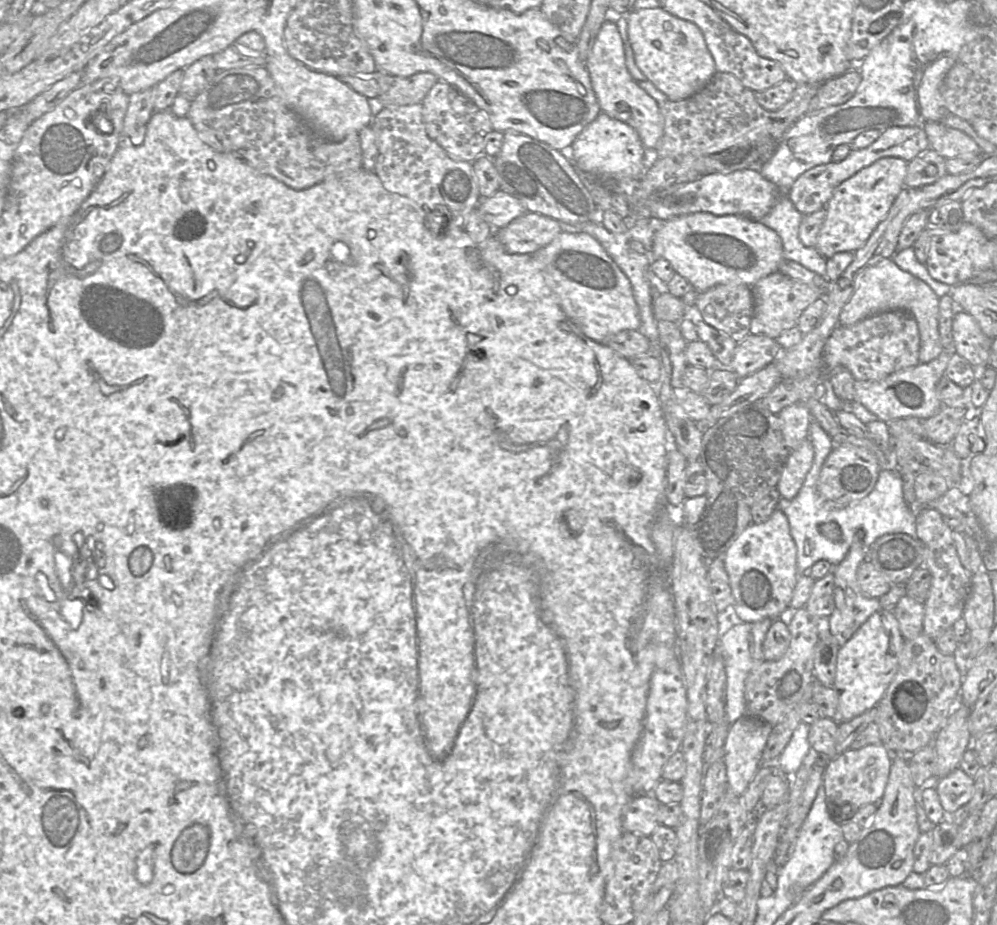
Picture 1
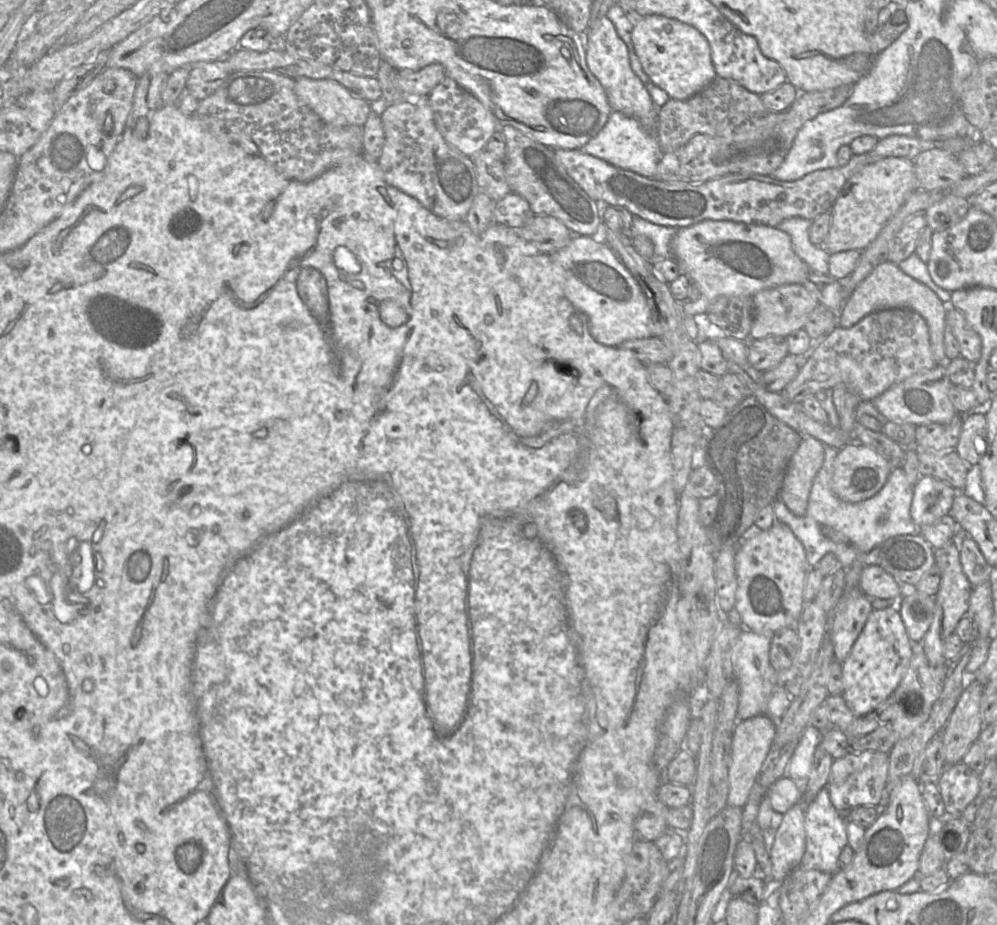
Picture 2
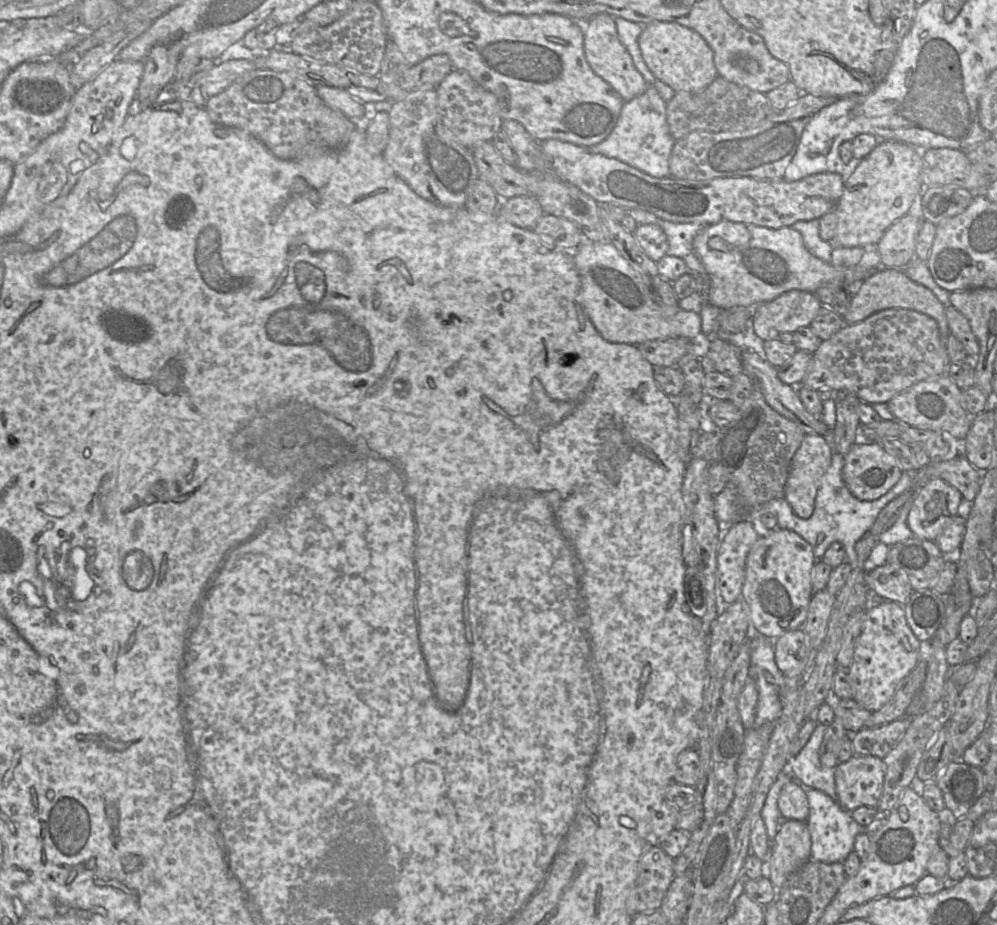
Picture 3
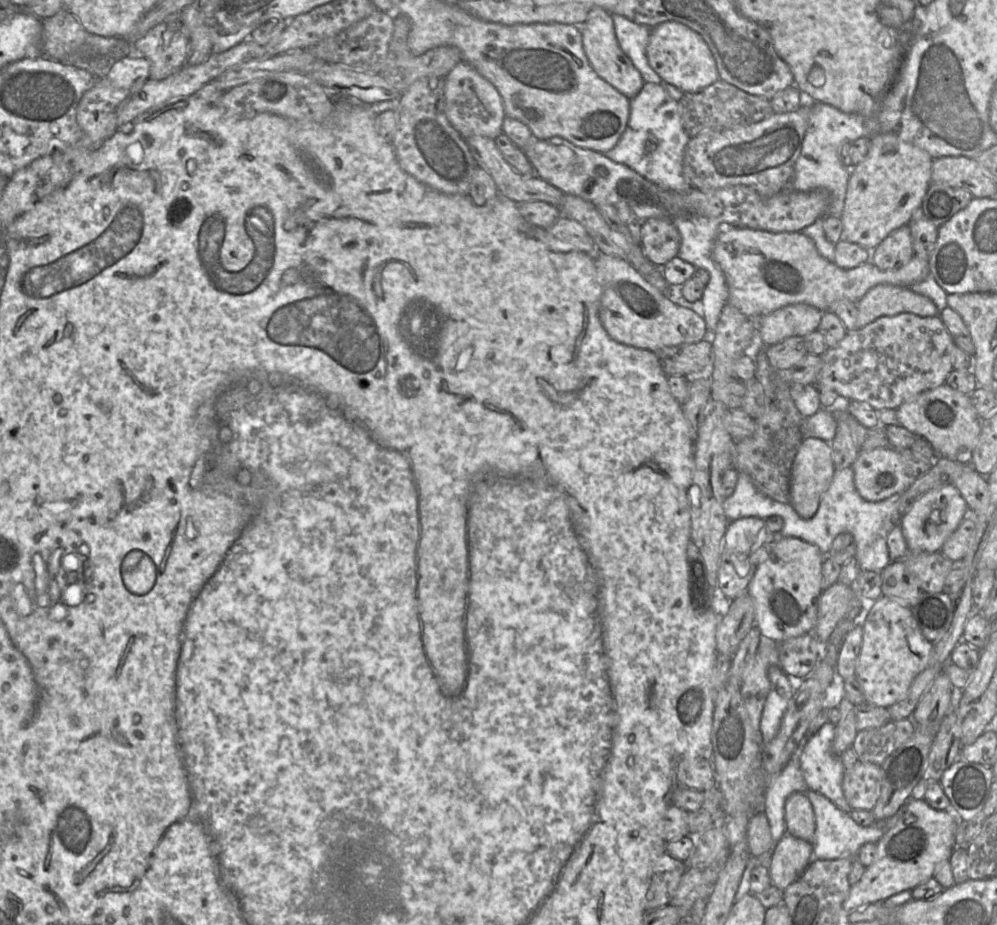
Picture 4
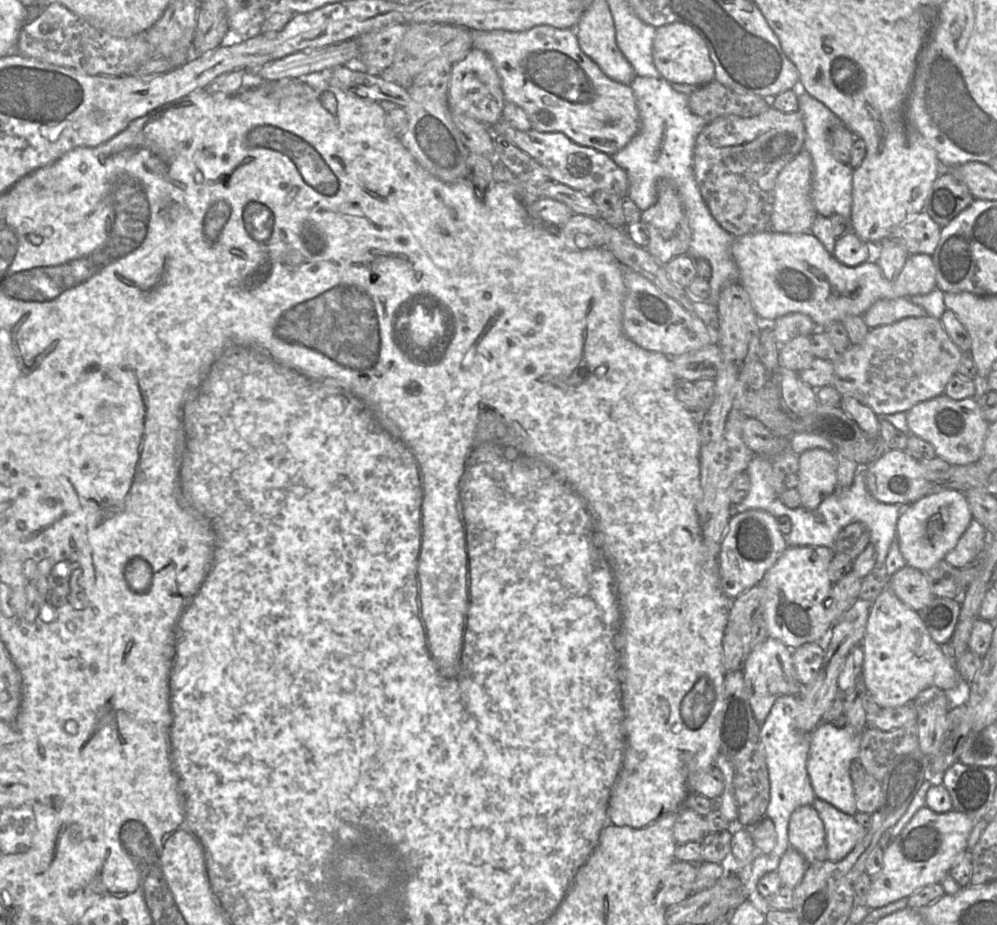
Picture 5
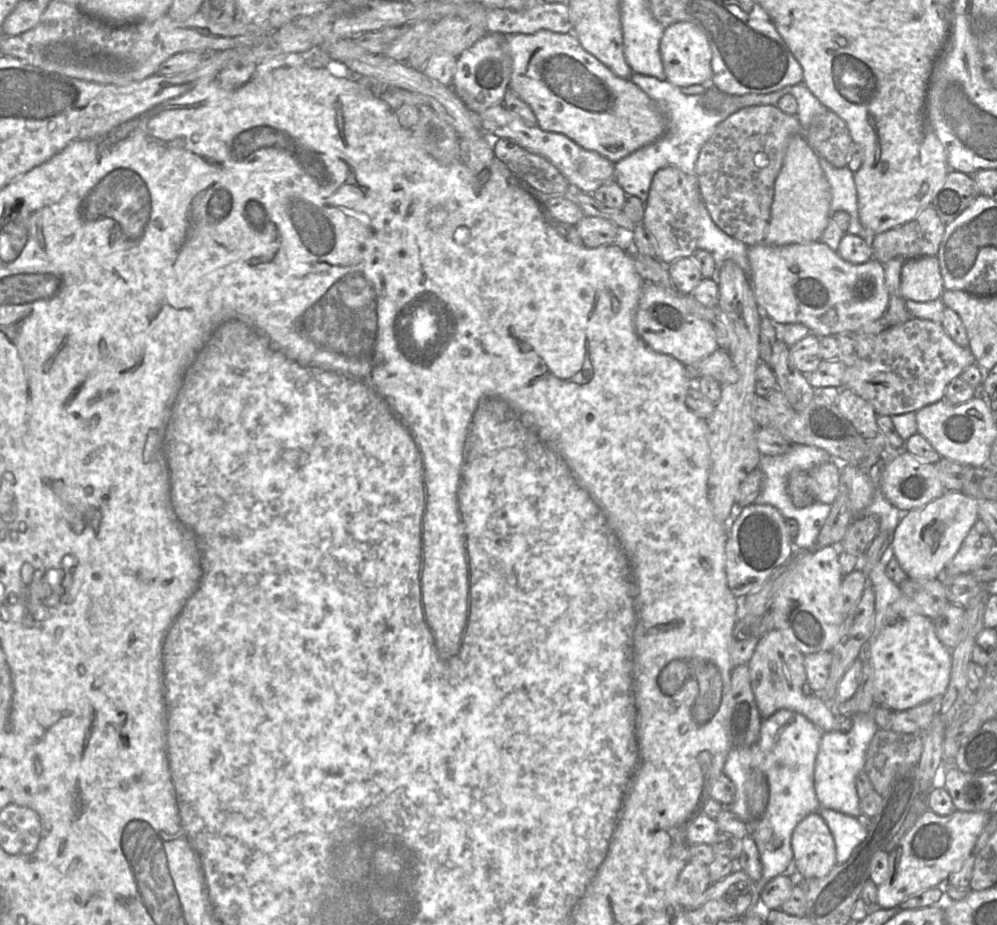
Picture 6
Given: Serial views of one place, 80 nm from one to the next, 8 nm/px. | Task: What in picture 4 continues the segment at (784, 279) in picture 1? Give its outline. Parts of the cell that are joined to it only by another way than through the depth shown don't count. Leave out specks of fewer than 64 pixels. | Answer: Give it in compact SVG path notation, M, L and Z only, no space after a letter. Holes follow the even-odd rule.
M808 304L781 307L759 318L758 331L766 346L791 336L805 336L818 329L822 312Z

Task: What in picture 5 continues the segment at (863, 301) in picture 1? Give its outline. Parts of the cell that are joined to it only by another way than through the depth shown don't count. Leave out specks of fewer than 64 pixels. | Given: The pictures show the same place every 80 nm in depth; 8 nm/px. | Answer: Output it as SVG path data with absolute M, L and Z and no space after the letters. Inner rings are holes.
M907 297L879 299L862 315L870 329L892 324L906 317L924 316L926 316L924 308L912 303Z

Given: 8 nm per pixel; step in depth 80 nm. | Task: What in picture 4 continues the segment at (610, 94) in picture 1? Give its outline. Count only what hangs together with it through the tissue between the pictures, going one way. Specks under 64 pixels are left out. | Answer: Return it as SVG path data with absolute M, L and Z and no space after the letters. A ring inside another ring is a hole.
M602 9L594 10L594 13L581 26L581 34L584 52L598 76L629 99L637 95L645 81L641 73L619 46L611 14Z

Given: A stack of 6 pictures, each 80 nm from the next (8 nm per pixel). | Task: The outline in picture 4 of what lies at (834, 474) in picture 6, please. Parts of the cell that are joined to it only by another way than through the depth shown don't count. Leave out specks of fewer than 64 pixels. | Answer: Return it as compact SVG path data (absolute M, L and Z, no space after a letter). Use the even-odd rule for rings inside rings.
M815 437L805 438L794 458L790 478L790 504L803 519L809 519L818 510L820 497L828 489L835 466L831 443Z

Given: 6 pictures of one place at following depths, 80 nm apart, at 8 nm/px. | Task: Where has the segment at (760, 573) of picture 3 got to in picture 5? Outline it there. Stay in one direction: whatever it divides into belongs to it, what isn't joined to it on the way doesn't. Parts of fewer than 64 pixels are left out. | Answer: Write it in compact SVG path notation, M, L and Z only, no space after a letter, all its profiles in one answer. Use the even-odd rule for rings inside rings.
M788 546L764 574L757 585L765 592L762 618L766 622L768 636L789 648L822 642L829 636L835 624L827 617L825 600L833 586L828 568L834 555L834 550L825 546Z

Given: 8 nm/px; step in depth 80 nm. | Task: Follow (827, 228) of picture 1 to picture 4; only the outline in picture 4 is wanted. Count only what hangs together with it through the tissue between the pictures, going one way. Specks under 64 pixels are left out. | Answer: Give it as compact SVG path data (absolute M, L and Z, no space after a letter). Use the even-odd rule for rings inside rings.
M894 133L877 134L870 141L867 155L851 169L840 217L843 225L840 239L865 248L875 248L892 231L910 222L913 210L922 206L931 184L934 159Z

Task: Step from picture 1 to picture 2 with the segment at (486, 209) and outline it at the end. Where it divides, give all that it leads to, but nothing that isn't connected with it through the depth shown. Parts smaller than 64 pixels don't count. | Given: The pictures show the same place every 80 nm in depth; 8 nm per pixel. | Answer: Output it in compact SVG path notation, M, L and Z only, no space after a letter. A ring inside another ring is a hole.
M510 192L501 200L495 201L494 223L511 229L520 229L534 216L529 202L514 192Z

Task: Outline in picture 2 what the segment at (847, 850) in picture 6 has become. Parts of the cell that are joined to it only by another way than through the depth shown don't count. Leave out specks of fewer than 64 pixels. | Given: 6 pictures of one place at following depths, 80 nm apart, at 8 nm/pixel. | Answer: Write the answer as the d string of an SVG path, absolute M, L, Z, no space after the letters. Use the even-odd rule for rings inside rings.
M822 787L805 810L806 849L799 867L815 869L827 873L839 870L839 855L848 844L847 821L842 819L831 803L828 789Z

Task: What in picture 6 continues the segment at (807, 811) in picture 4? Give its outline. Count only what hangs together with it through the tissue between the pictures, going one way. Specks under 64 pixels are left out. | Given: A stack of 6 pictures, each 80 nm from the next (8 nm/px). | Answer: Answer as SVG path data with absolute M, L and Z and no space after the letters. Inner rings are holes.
M812 812L794 828L791 838L799 878L821 878L837 864L832 833L819 812Z

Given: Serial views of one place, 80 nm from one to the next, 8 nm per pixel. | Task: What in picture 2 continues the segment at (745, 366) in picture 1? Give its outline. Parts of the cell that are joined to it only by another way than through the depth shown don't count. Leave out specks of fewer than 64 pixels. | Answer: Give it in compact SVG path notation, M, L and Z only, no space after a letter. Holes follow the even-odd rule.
M767 336L751 340L746 345L749 363L761 372L774 368L789 354L787 340L783 336Z

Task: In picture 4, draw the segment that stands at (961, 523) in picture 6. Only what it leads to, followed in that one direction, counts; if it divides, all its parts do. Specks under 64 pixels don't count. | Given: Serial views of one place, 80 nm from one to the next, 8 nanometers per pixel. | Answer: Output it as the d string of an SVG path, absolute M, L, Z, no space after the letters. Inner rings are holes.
M944 484L927 491L901 518L901 528L910 551L941 551L946 539L958 528L968 509L959 490Z

